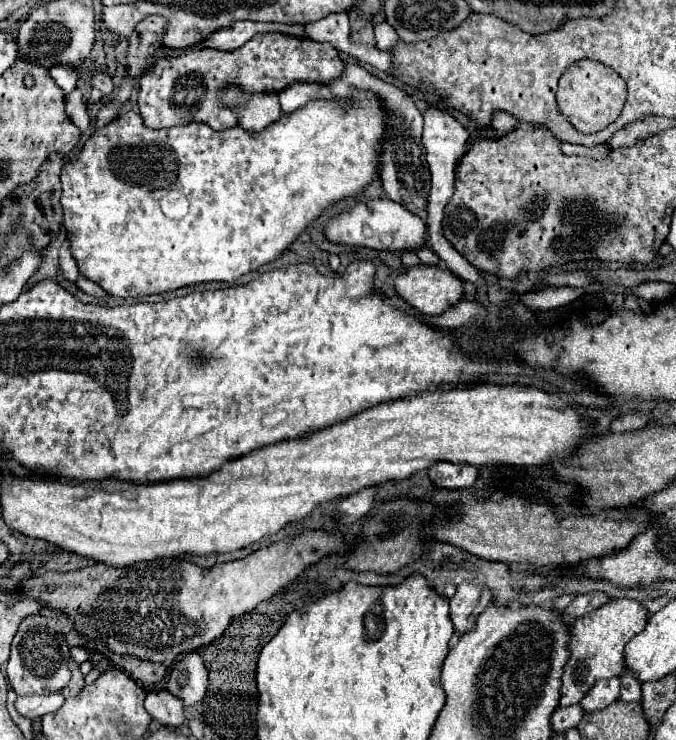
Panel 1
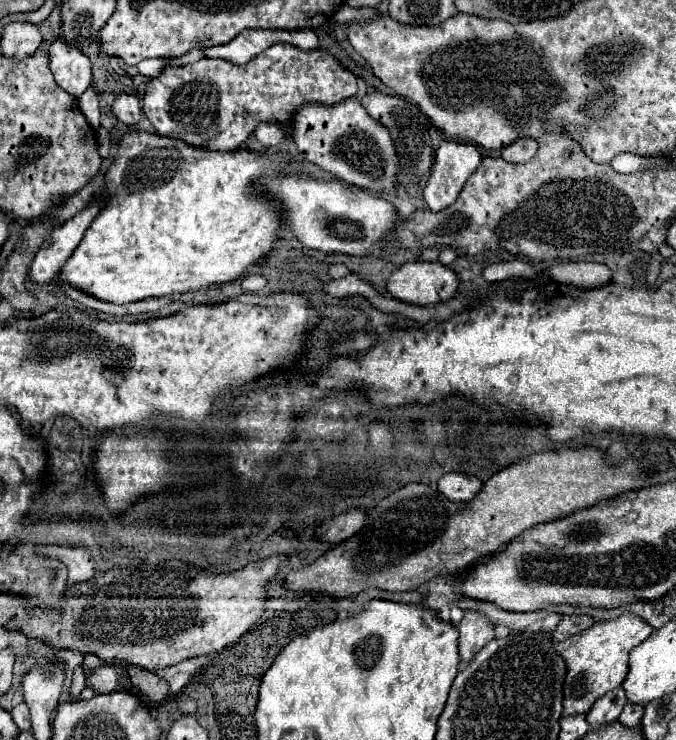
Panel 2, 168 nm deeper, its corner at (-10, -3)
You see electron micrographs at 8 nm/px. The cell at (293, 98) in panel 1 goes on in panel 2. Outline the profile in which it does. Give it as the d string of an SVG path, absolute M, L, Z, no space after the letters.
M356 97L334 105L304 103L294 113L290 127L292 139L304 159L356 187L370 191L392 191L400 169L390 133L366 113Z

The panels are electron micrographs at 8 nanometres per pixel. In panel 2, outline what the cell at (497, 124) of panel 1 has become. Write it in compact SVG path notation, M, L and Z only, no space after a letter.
M520 137L502 149L502 157L512 163L522 163L522 161L528 161L536 153L536 149L538 149L538 143L534 139Z

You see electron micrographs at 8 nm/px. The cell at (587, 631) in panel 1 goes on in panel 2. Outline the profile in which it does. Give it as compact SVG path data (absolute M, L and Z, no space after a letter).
M624 613L610 621L598 621L590 629L576 633L556 645L556 651L564 657L568 673L564 679L564 711L562 715L588 713L594 701L614 687L620 687L628 675L628 653L632 647L640 645L654 629L644 623L638 615Z

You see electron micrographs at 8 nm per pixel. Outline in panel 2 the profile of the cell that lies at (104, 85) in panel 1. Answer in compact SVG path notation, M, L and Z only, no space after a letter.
M118 93L114 103L112 103L112 113L118 117L120 123L124 125L136 125L140 121L140 101L136 95L128 93Z

